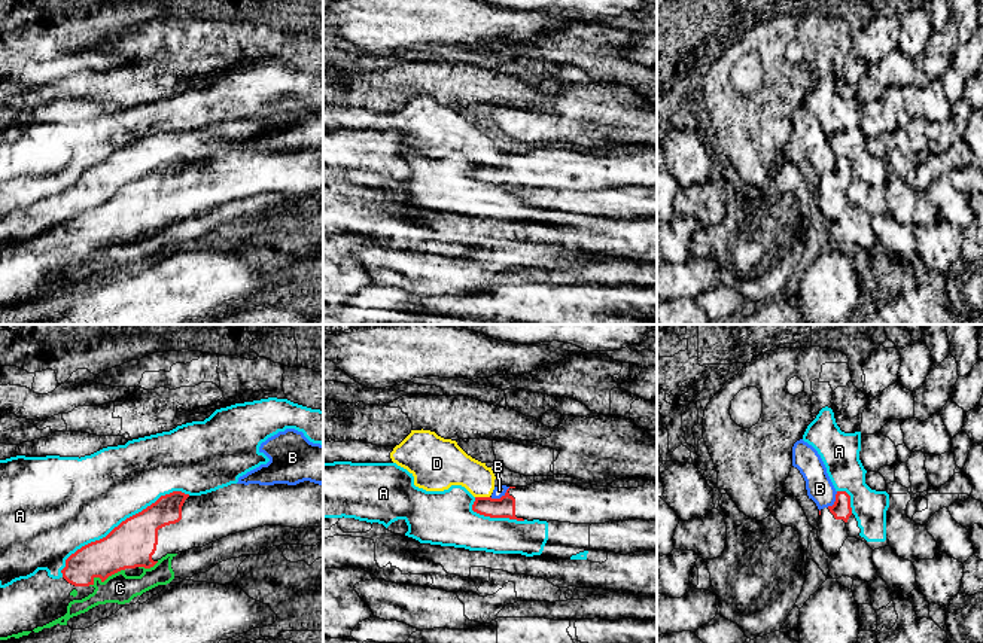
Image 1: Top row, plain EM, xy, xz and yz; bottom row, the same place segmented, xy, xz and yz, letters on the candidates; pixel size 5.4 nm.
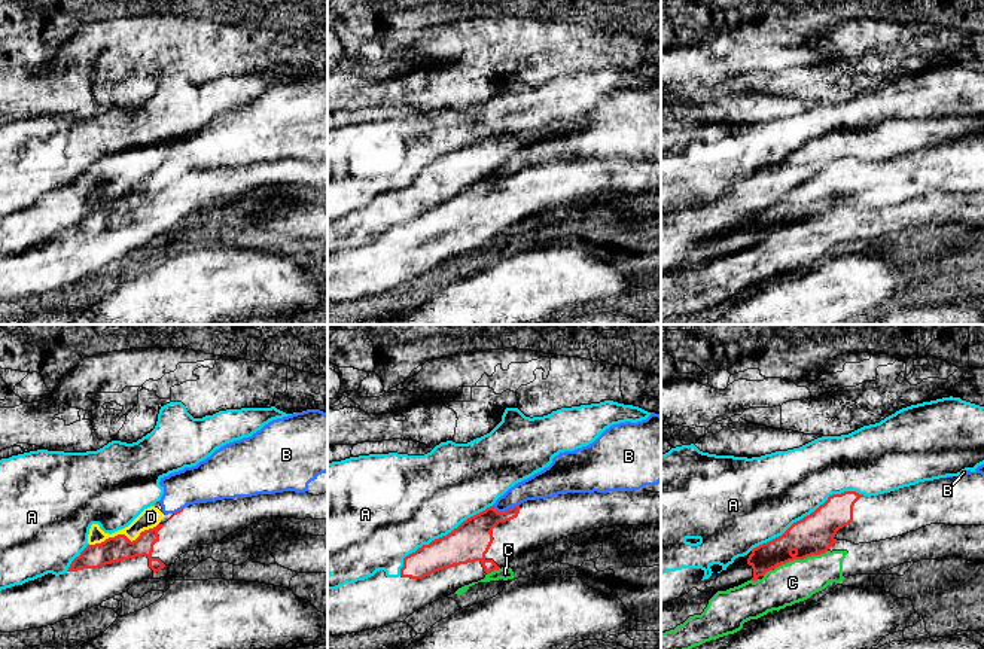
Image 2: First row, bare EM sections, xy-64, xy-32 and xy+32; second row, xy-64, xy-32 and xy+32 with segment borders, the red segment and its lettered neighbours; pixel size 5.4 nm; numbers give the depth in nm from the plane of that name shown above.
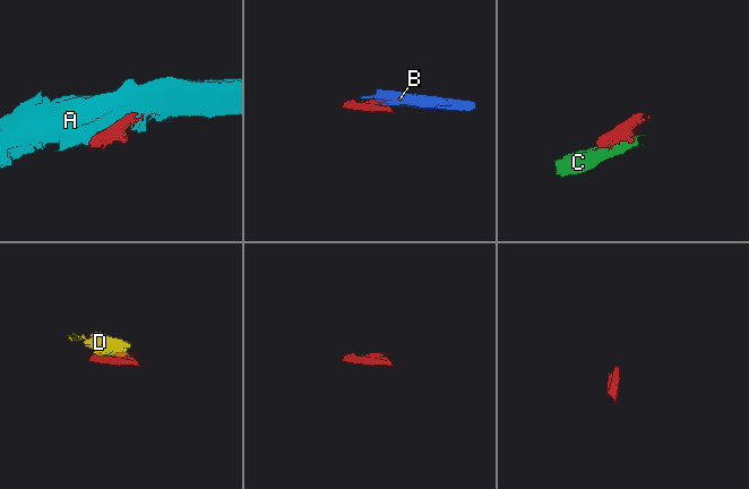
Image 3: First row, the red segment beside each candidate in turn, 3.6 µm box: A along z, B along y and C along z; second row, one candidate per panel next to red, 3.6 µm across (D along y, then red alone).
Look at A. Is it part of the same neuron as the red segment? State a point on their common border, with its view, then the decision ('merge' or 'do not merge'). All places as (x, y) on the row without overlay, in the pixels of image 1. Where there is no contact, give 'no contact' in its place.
meets red in xy at (121, 189); do not merge

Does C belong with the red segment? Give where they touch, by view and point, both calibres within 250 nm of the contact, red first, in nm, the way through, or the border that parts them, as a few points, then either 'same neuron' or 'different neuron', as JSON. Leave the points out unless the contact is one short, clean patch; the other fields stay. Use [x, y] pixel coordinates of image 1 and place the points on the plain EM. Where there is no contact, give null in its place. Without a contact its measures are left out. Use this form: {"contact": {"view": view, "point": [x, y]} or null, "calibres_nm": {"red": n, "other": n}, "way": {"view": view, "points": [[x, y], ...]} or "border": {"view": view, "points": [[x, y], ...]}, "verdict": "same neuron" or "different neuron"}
{"contact": {"view": "xy", "point": [105, 246]}, "calibres_nm": {"red": 240, "other": 160}, "verdict": "different neuron"}

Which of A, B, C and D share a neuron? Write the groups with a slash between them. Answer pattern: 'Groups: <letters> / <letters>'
Groups: A / B D / C

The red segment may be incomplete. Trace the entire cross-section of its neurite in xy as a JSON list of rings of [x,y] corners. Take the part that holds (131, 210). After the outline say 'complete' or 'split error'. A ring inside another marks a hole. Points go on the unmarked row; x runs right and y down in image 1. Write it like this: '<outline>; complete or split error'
[[[231,150],[201,162],[182,158],[161,162],[106,204],[71,220],[60,246],[39,237],[0,256],[0,304],[33,298],[64,283],[70,268],[94,259],[95,244],[104,249],[121,237],[140,243],[167,220],[264,192],[323,193],[323,150]]]; split error

